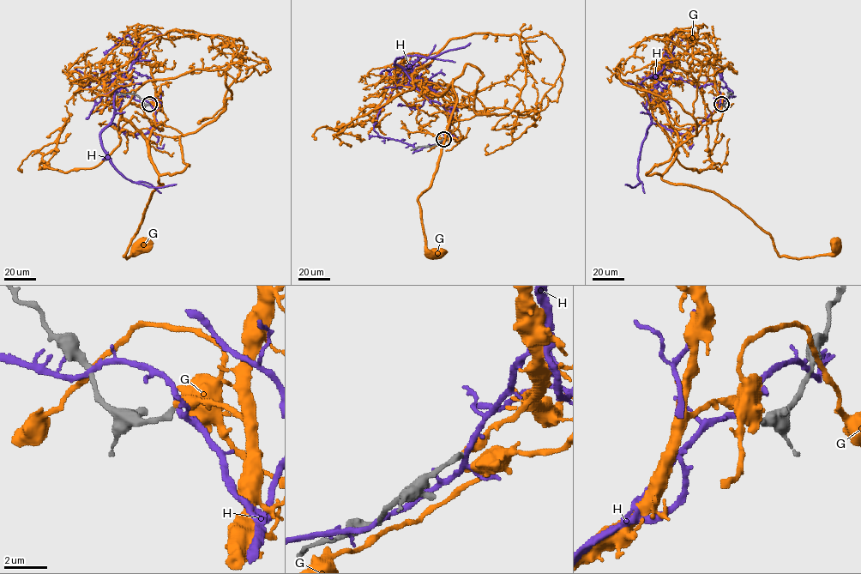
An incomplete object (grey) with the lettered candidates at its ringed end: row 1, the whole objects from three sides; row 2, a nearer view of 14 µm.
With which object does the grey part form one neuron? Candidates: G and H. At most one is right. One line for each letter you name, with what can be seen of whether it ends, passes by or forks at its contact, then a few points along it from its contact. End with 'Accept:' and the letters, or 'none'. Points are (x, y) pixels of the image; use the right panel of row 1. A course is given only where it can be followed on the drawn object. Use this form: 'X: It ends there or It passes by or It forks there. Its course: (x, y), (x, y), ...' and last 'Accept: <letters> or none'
G: It passes by. Its course: (721, 104), (683, 135), (662, 178), (727, 199), (770, 235), (779, 256), (829, 255), (838, 248), (836, 244)
Accept: G

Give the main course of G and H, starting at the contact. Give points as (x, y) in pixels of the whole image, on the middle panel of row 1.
G: (442, 139), (448, 129), (442, 94), (452, 80), (456, 104), (437, 169), (418, 197), (425, 247), (436, 254)
H: (443, 139), (452, 117), (417, 87), (404, 70), (408, 63), (434, 91), (428, 93), (418, 108), (399, 104)

